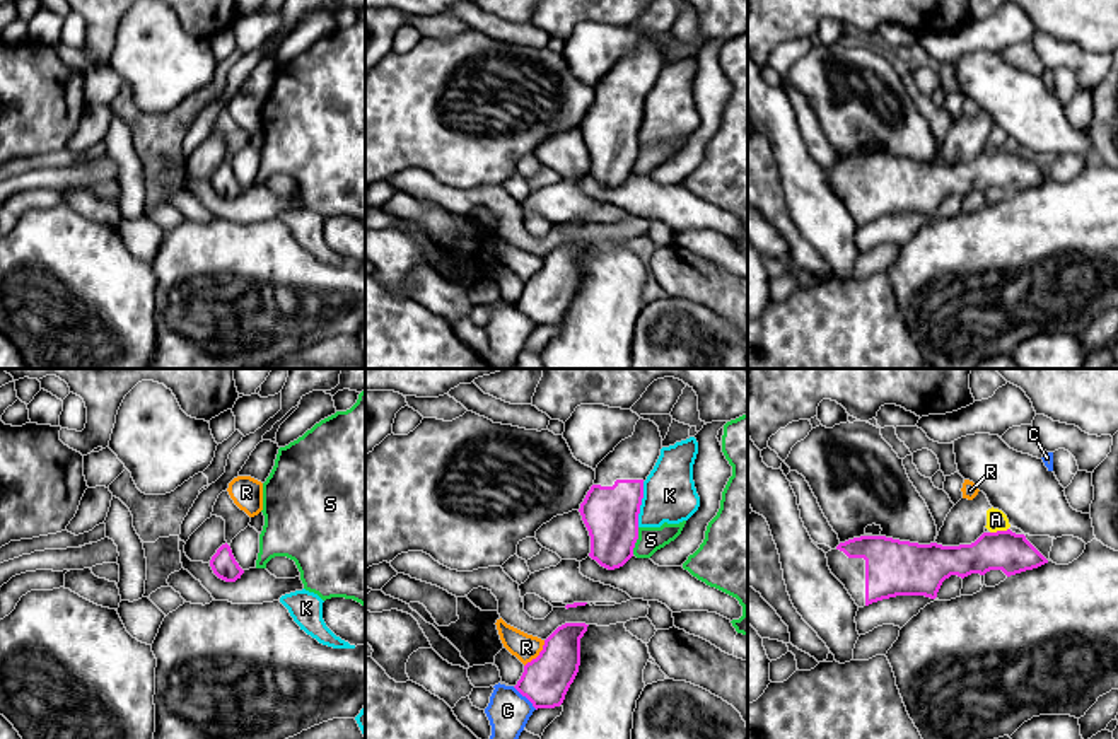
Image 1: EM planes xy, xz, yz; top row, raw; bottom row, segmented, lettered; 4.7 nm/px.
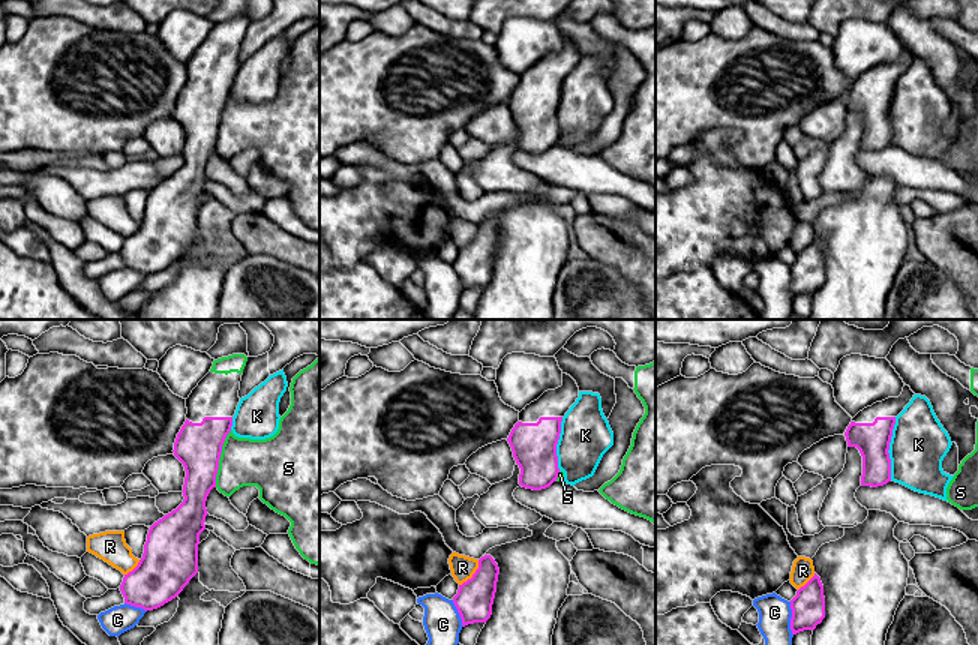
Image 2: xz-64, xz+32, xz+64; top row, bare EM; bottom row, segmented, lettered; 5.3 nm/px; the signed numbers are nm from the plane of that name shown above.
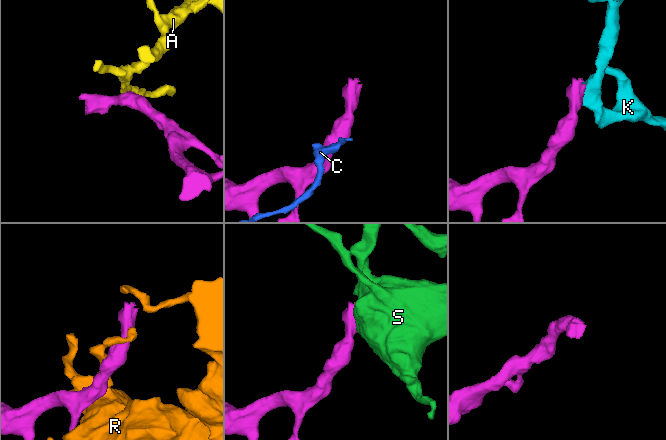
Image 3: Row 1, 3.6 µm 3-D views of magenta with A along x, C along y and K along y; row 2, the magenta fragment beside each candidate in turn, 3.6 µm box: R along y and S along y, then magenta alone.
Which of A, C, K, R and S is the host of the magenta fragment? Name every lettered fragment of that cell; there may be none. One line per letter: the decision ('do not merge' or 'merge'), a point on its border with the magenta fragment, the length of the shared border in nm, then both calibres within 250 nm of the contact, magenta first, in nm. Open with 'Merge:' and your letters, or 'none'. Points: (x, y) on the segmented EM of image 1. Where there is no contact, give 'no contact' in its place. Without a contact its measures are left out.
Merge: S
A: do not merge | yz (999, 531) | 90 nm | 190/100 nm
C: do not merge | xz (524, 695) | 160 nm | 220/190 nm
K: do not merge | xz (640, 504) | 220 nm | 260/260 nm
R: do not merge | xz (540, 654) | 160 nm | 220/130 nm
S: merge | xz (635, 541) | 130 nm | 260/120 nm

